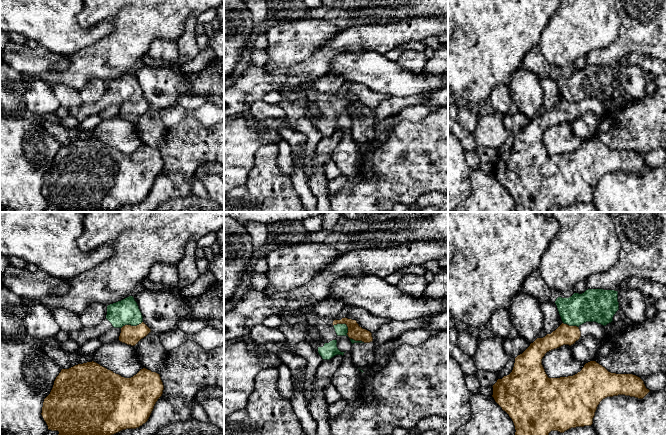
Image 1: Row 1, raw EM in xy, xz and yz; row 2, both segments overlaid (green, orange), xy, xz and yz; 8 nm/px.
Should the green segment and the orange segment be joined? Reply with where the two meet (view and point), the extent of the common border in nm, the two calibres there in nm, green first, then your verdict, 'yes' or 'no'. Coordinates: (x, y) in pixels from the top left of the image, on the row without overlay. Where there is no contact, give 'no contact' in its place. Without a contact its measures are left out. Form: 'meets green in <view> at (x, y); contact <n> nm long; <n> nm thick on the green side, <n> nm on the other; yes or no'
meets green in xz at (347, 108); contact 300 nm long; 100 nm thick on the green side, 120 nm on the other; no

